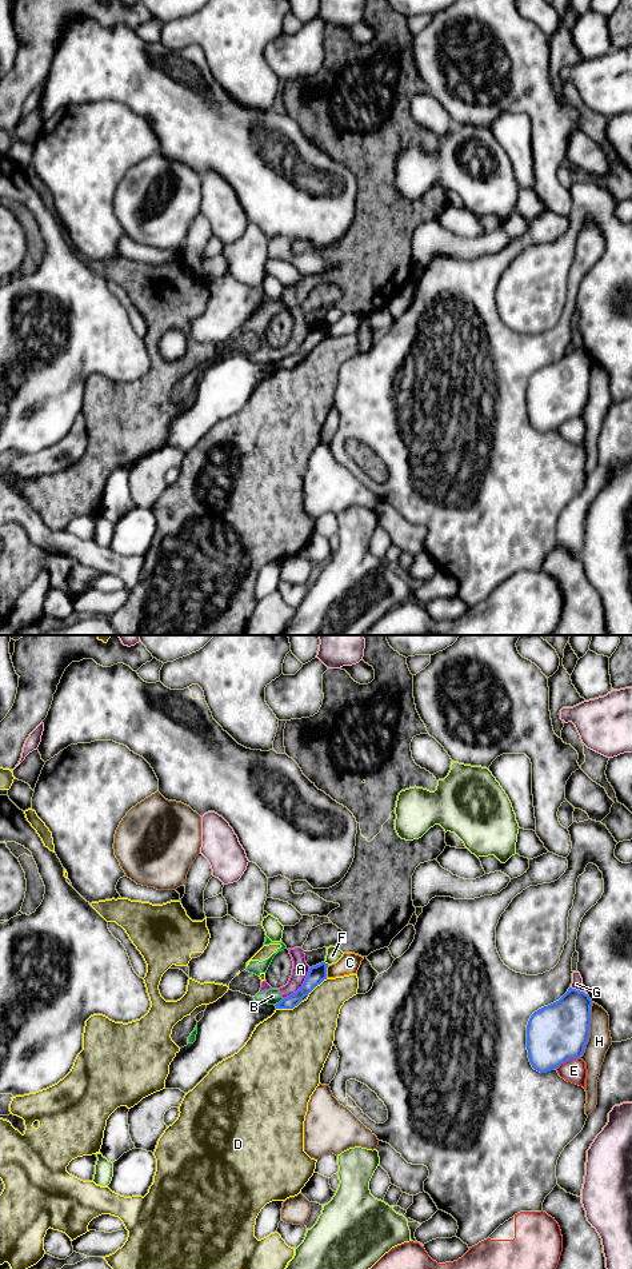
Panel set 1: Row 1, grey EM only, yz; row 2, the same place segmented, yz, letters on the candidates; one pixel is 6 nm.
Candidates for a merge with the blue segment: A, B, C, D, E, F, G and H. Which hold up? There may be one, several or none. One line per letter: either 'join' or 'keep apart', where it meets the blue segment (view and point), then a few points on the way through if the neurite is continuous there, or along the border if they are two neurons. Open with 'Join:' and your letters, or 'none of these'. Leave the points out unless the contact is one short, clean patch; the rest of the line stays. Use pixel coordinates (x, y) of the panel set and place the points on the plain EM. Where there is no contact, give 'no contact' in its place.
Join: none of these
A: keep apart; meets blue in yz at (302, 346); border along yz (310, 327), (304, 342), (283, 358)
B: keep apart; meets blue in yz at (280, 360); border along yz (283, 358), (275, 364)
C: keep apart; meets blue in yz at (326, 331)
D: keep apart; meets blue in yz at (288, 367)
E: keep apart; meets blue in yz at (567, 419)
F: keep apart; meets blue in yz at (327, 323)
G: keep apart; meets blue in yz at (579, 350)
H: keep apart; meets blue in yz at (588, 390)

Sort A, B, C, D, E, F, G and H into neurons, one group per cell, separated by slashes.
A B D / C / E / F / G / H

